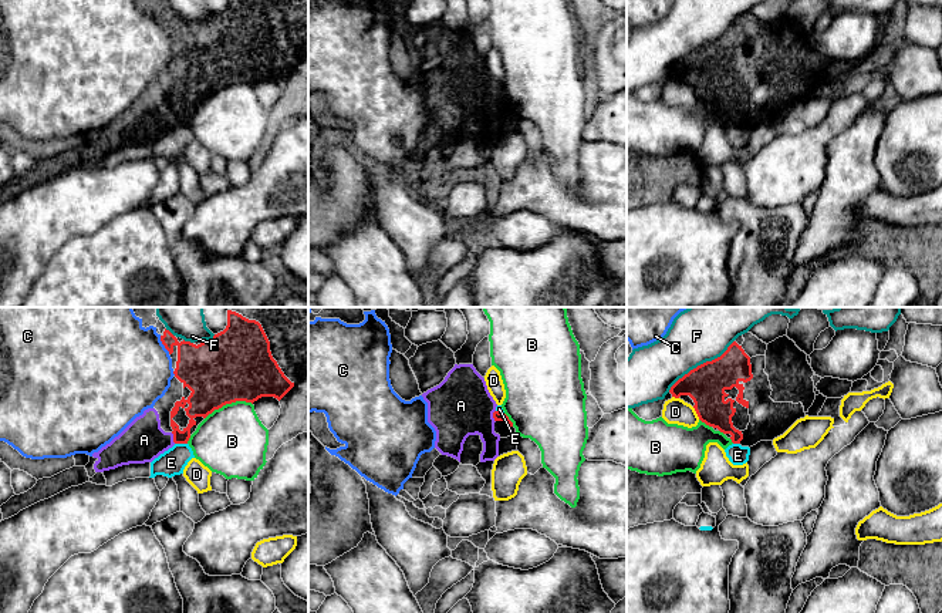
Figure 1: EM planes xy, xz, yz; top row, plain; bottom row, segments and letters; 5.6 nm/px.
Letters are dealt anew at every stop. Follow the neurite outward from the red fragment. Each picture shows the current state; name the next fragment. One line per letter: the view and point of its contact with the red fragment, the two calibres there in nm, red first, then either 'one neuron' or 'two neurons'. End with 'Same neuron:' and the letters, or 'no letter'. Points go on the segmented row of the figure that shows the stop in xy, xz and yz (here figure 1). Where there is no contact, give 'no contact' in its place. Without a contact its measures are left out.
A: contact xy (174, 438); calibres 140 and 240 nm; one neuron
B: contact xy (228, 403); calibres 400 and 400 nm; two neurons
C: contact xy (164, 344); calibres 260 and 500 nm; two neurons
D: contact yz (696, 413); calibres 220 and 140 nm; two neurons
E: contact xy (181, 443); calibres 140 and 150 nm; two neurons
F: contact yz (701, 364); calibres 220 and 320 nm; two neurons
Same neuron: A

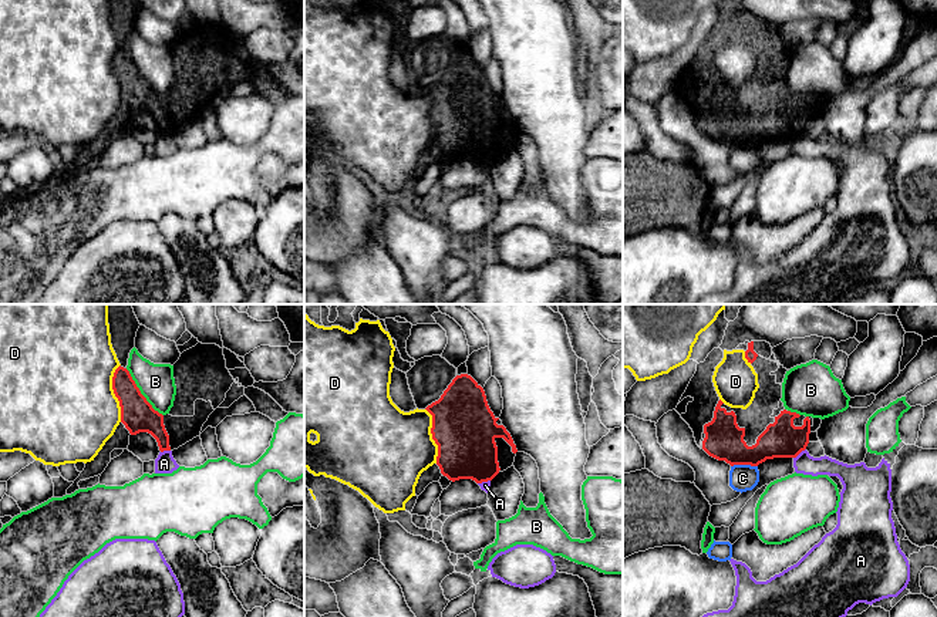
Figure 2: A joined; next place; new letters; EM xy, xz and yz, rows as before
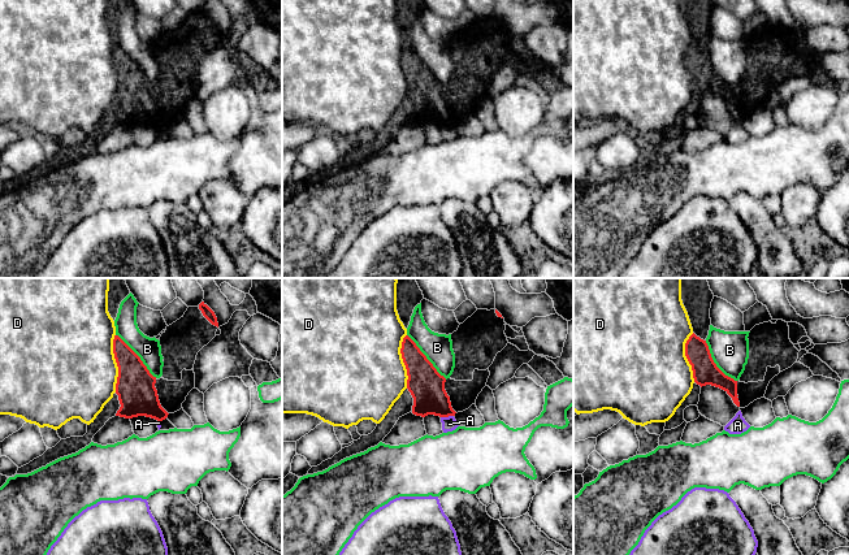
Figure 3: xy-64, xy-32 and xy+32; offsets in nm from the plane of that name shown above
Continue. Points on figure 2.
A: contact yz (799, 452); calibres 200 and 120 nm; two neurons
B: contact xy (140, 393); calibres 190 and 200 nm; two neurons
C: contact yz (744, 464); calibres 220 and 150 nm; two neurons
D: contact xy (114, 393); calibres 190 and 500 nm; two neurons
Same neuron: no letter

